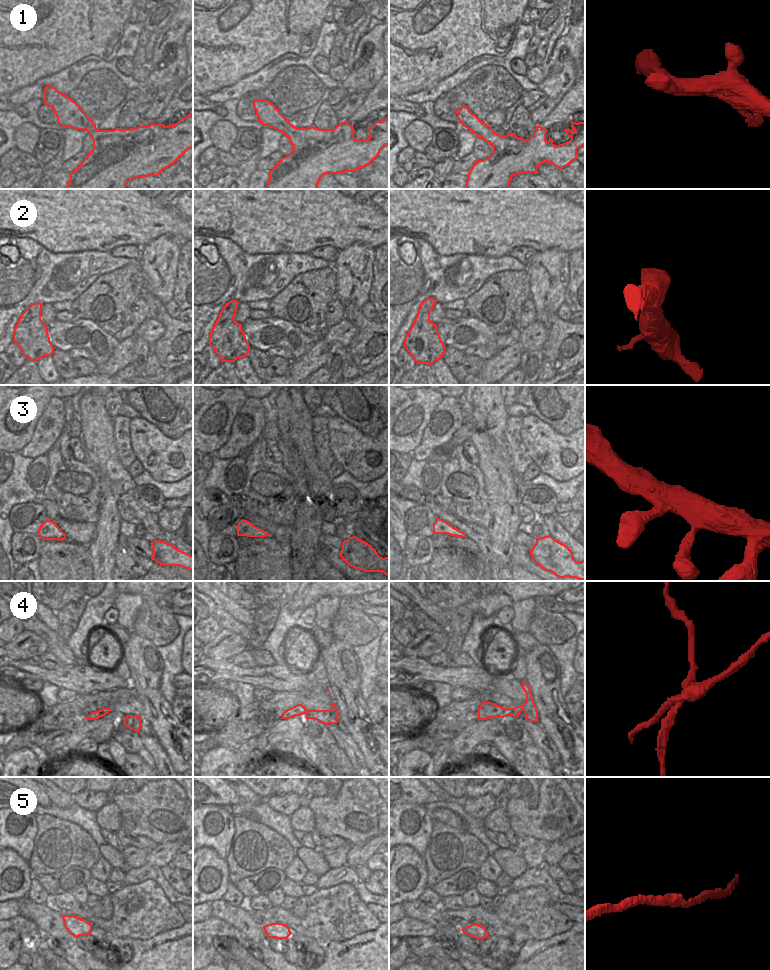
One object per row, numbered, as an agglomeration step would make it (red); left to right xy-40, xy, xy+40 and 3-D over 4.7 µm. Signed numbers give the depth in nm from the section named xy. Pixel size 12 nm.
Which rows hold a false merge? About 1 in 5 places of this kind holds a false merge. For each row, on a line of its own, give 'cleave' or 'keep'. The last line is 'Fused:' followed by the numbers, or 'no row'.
1: keep
2: keep
3: keep
4: cleave
5: keep
Fused: 4

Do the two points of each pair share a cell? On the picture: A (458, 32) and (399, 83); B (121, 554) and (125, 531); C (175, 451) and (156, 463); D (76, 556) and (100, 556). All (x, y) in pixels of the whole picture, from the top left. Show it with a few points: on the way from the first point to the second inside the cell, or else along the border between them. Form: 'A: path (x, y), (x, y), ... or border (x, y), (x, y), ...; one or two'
A: path (443, 49), (442, 58), (421, 61), (416, 66); one
B: border (118, 543), (126, 548); two
C: path (170, 454), (165, 459), (161, 459); one
D: border (87, 545), (90, 551), (93, 570); two

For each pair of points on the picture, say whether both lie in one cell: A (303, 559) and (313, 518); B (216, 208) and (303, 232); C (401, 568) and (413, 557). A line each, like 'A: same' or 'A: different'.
A: same
B: same
C: different

